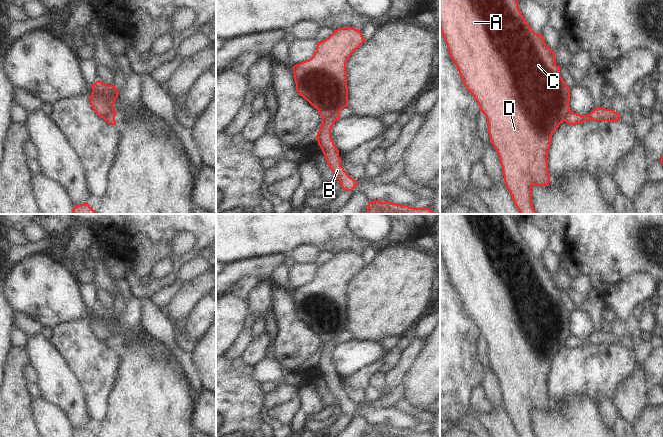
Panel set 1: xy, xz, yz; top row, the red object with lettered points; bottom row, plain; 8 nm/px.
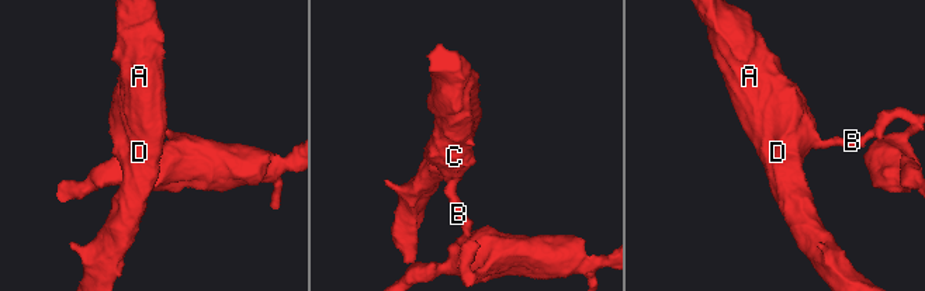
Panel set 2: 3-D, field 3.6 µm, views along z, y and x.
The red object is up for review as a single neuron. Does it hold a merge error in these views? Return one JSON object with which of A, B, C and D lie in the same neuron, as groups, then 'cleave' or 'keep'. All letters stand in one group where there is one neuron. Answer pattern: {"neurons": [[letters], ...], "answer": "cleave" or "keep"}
{"neurons": [["A", "C", "D"], ["B"]], "answer": "cleave"}

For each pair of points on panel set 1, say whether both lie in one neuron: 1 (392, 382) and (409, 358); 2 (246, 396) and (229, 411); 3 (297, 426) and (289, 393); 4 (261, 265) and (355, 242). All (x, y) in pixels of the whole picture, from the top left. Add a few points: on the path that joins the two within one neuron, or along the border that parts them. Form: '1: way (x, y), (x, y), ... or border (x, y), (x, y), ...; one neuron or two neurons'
1: way (394, 376), (404, 364); one neuron
2: way (242, 398), (233, 407); one neuron
3: border (299, 387), (298, 396); two neurons
4: border (284, 254), (260, 255); two neurons

